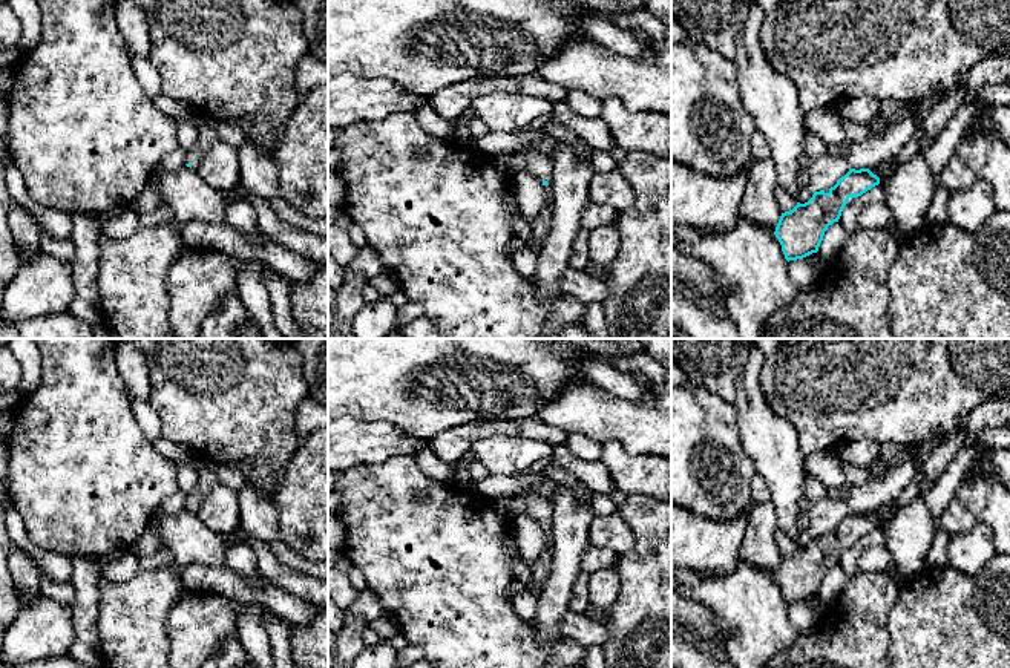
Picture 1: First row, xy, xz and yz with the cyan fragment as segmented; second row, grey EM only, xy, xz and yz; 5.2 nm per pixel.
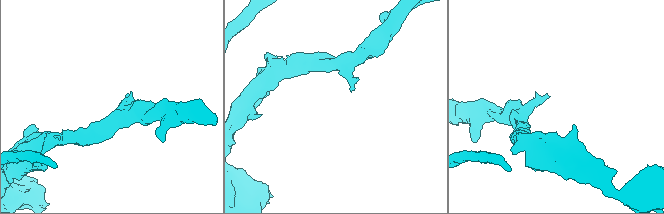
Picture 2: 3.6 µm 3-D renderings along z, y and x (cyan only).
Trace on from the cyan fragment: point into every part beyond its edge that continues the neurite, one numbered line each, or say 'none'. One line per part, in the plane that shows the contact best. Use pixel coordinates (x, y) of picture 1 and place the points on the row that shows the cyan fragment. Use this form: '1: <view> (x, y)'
none

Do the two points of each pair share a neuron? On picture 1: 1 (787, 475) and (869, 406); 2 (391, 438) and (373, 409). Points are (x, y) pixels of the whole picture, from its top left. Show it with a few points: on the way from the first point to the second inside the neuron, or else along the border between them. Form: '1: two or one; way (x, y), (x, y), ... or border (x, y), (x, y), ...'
1: two; border (791, 423), (799, 451), (805, 457)
2: two; border (345, 415), (390, 422), (414, 435)

